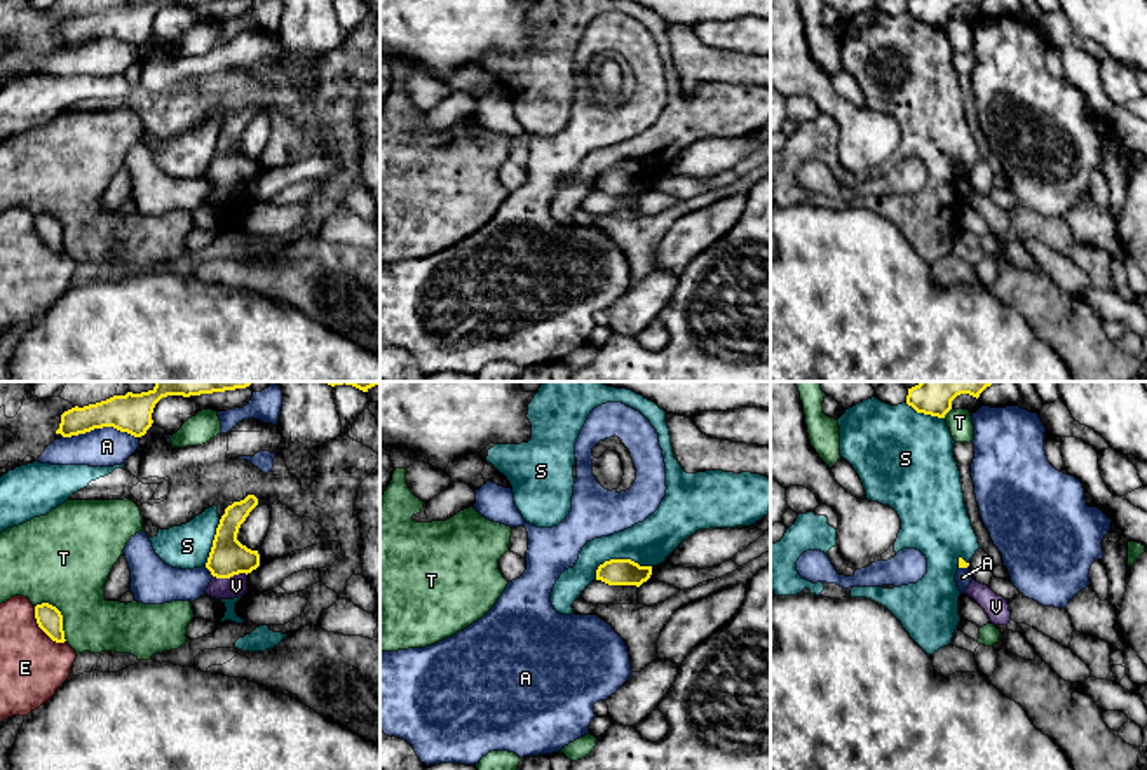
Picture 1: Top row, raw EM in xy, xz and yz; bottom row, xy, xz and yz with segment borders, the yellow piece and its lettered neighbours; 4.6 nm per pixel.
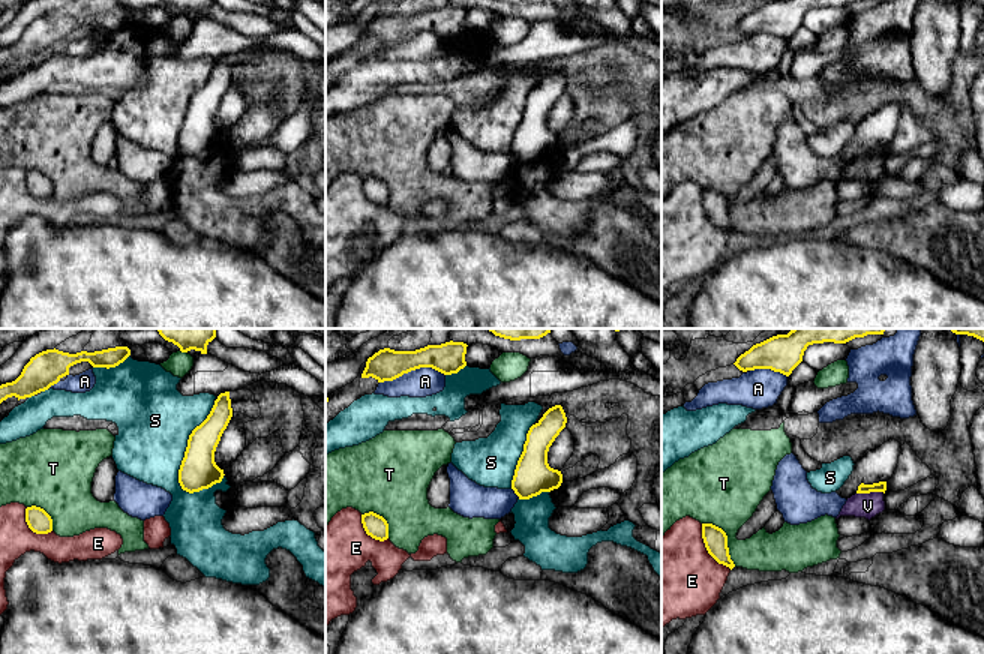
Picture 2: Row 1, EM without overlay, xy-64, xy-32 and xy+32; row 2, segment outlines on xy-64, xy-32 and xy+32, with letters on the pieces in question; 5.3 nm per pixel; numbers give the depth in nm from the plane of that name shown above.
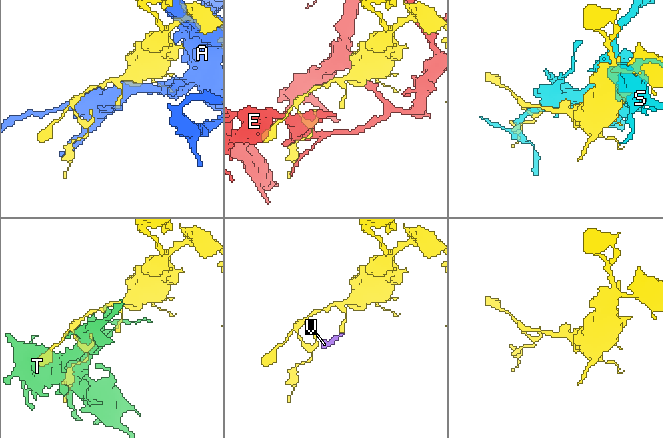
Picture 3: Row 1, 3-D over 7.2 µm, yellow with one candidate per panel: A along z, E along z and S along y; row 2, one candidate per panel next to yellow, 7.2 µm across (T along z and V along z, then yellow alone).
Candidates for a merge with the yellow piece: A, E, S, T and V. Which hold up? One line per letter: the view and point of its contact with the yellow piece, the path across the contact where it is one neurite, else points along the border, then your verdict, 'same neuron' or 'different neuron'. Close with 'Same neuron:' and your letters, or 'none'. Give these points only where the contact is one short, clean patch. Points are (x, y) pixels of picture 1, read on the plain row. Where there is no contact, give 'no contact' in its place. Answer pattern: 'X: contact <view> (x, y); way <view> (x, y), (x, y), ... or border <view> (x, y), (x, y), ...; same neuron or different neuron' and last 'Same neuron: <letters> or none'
A: contact xy (107, 35); different neuron
E: contact xy (42, 239); different neuron
S: contact xz (617, 169); different neuron
T: contact xy (61, 225); different neuron
V: contact xy (229, 187); border xy (246, 183), (213, 187); different neuron
Same neuron: none

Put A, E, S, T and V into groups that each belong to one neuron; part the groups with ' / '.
A / E / S / T V

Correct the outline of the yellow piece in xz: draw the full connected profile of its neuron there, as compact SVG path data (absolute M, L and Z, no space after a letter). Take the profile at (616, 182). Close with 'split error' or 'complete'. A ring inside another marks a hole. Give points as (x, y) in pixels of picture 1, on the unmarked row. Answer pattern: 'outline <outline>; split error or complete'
outline M610 169L598 176L596 190L608 195L636 195L640 197L652 185L652 176L640 176L631 169Z; complete

